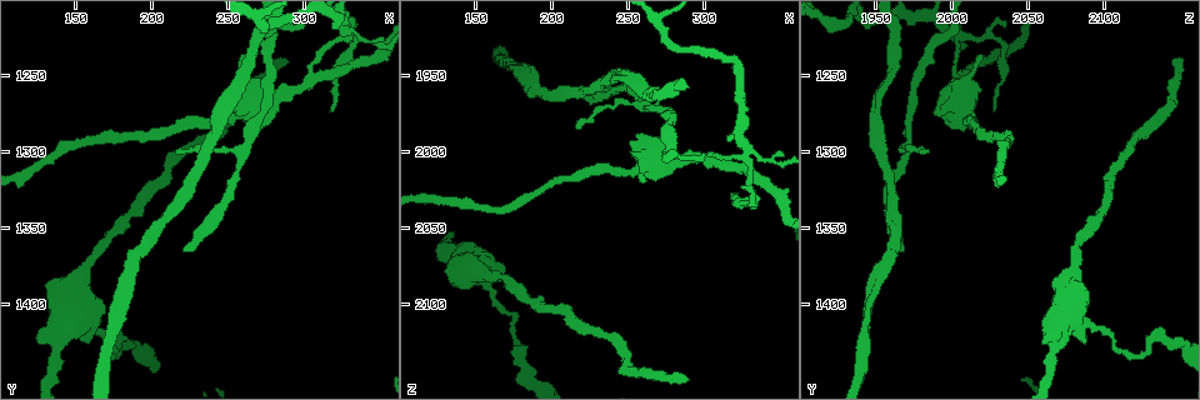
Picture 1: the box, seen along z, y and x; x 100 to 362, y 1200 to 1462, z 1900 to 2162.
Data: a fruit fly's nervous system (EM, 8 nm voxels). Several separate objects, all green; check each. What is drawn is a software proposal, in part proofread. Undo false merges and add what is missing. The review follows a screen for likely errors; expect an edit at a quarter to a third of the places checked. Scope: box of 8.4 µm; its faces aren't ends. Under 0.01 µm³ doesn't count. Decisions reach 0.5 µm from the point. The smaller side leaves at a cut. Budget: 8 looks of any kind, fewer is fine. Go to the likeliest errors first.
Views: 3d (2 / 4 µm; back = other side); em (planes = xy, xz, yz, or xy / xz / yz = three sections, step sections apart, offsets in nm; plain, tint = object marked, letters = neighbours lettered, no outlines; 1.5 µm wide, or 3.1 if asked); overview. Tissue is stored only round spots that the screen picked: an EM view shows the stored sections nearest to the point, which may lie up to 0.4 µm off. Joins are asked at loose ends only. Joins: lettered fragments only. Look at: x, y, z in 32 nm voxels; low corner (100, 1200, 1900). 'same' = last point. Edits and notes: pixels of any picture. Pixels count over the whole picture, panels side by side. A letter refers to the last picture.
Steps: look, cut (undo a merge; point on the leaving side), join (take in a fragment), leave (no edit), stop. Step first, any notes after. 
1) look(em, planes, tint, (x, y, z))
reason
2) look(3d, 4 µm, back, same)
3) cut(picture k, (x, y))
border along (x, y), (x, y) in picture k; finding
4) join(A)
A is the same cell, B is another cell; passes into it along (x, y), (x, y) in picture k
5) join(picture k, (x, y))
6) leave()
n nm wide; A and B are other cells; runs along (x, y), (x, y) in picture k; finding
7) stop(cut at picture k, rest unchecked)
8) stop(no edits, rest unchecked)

look(em, planes, plain, (222, 1364, 1964))
branch stops here

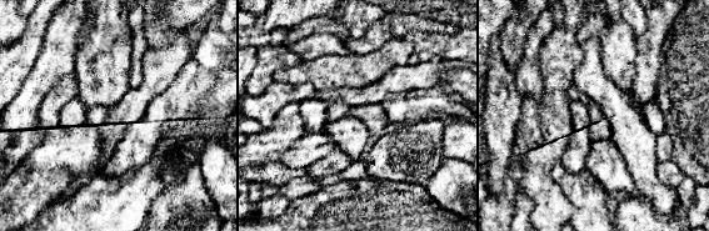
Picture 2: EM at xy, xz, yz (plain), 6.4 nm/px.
look(em, planes, letters, same)
what lies round it

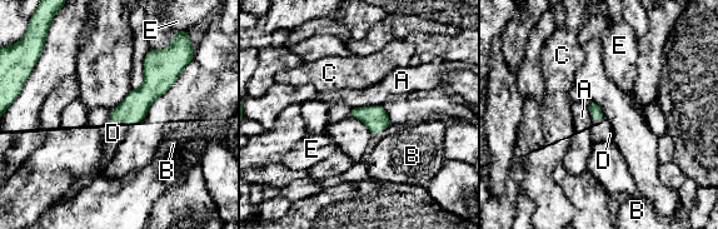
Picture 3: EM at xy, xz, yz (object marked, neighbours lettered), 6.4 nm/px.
join(D)
D is the same cell, A, B, C and E are other cells; passes into it along (134, 108), (119, 120), (113, 133) in picture 3; it goes on there

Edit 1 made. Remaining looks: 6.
look(em, planes, tint, (304, 1250, 2002))
thick turns thin

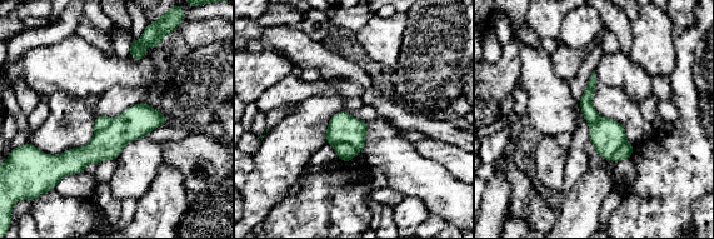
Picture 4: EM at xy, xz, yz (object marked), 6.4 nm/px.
look(em, planes, letters, same)
what lies round it

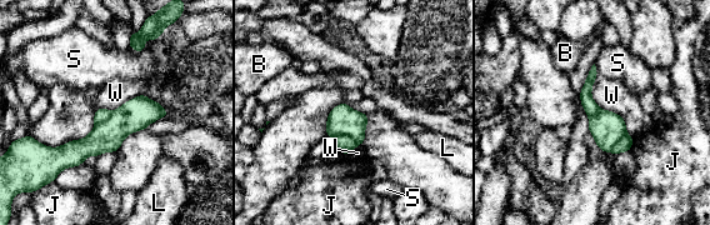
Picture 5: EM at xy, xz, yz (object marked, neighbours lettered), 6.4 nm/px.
cut(picture 5, (345, 144))
B, J, L, S and W are other cells; border along (331, 136), (346, 134), (359, 144) in picture 5; two neurons meet here

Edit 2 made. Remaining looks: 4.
stop(join at picture 3, cut at picture 5, rest unchecked)

